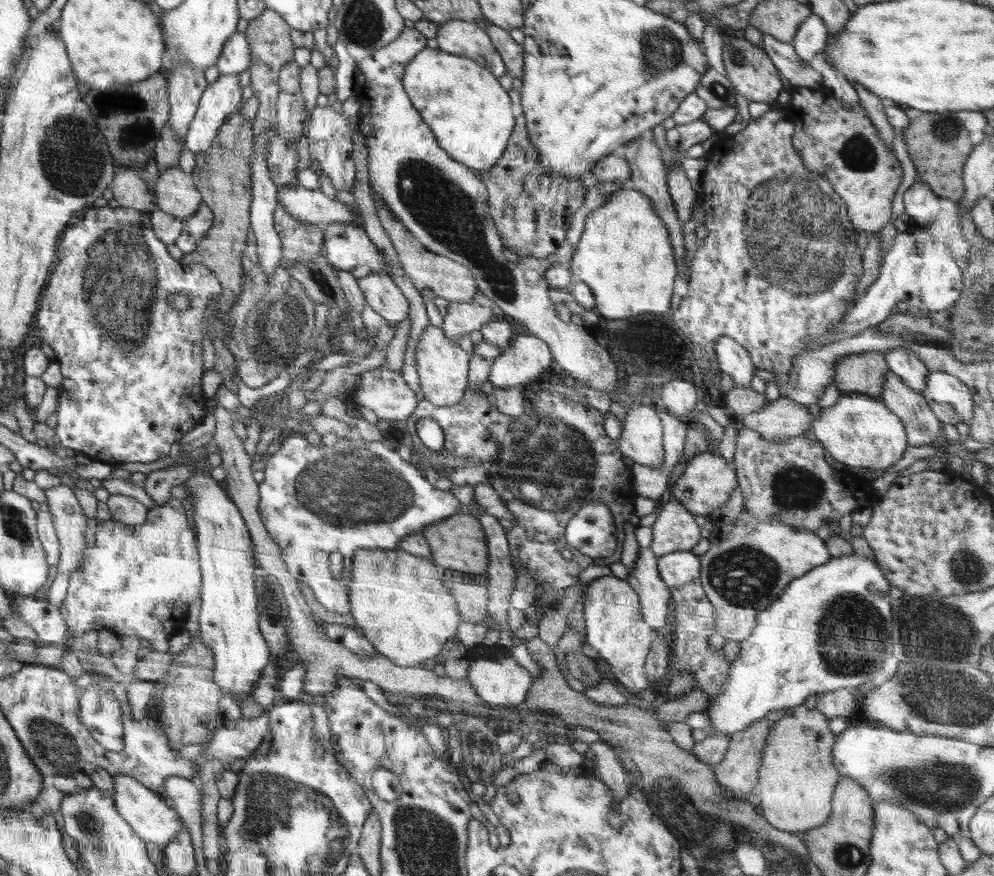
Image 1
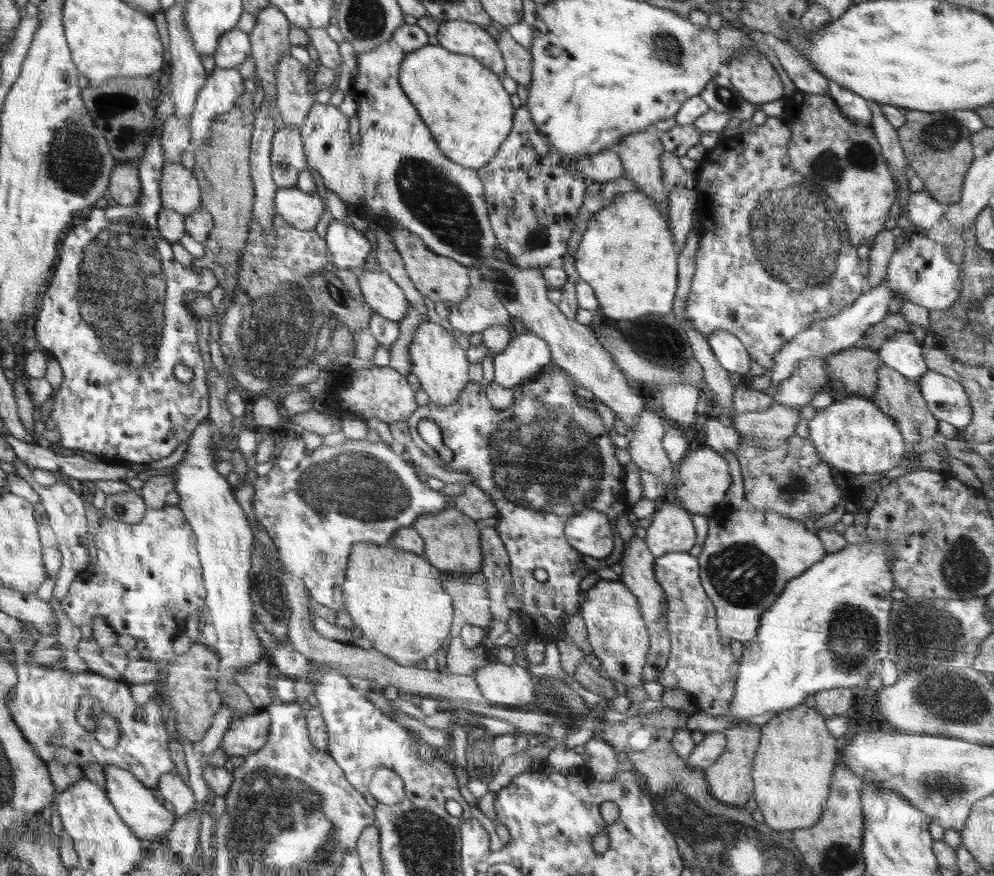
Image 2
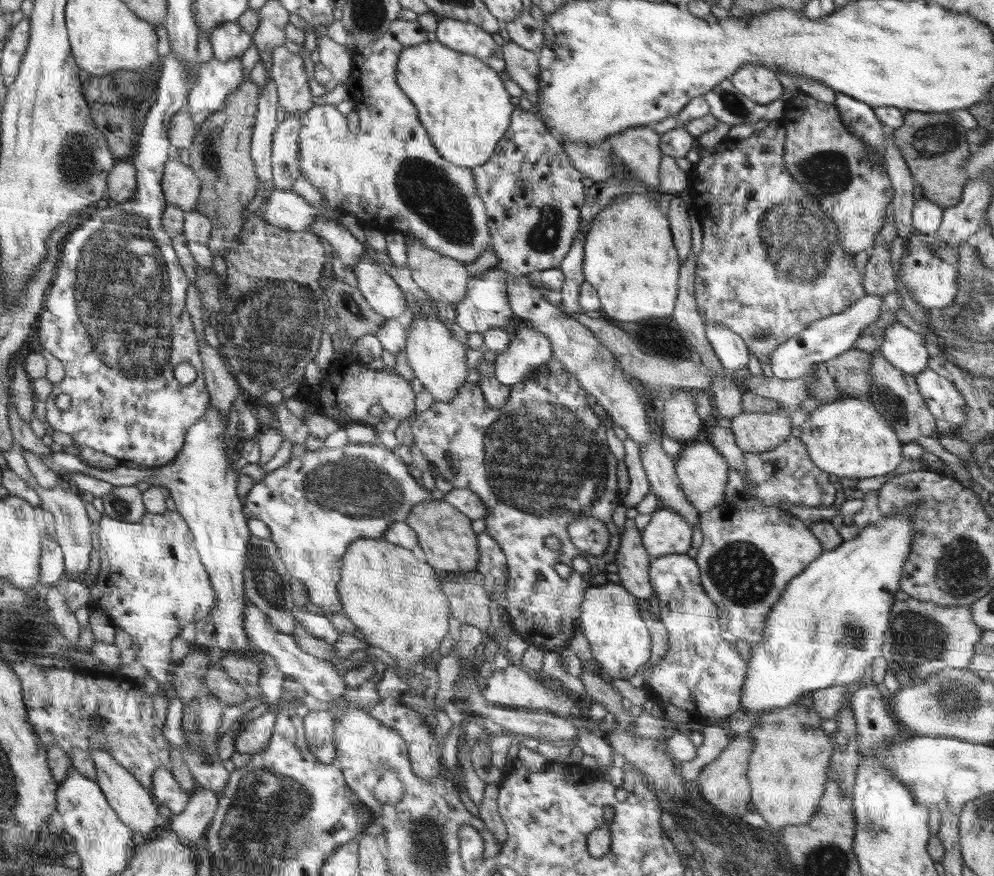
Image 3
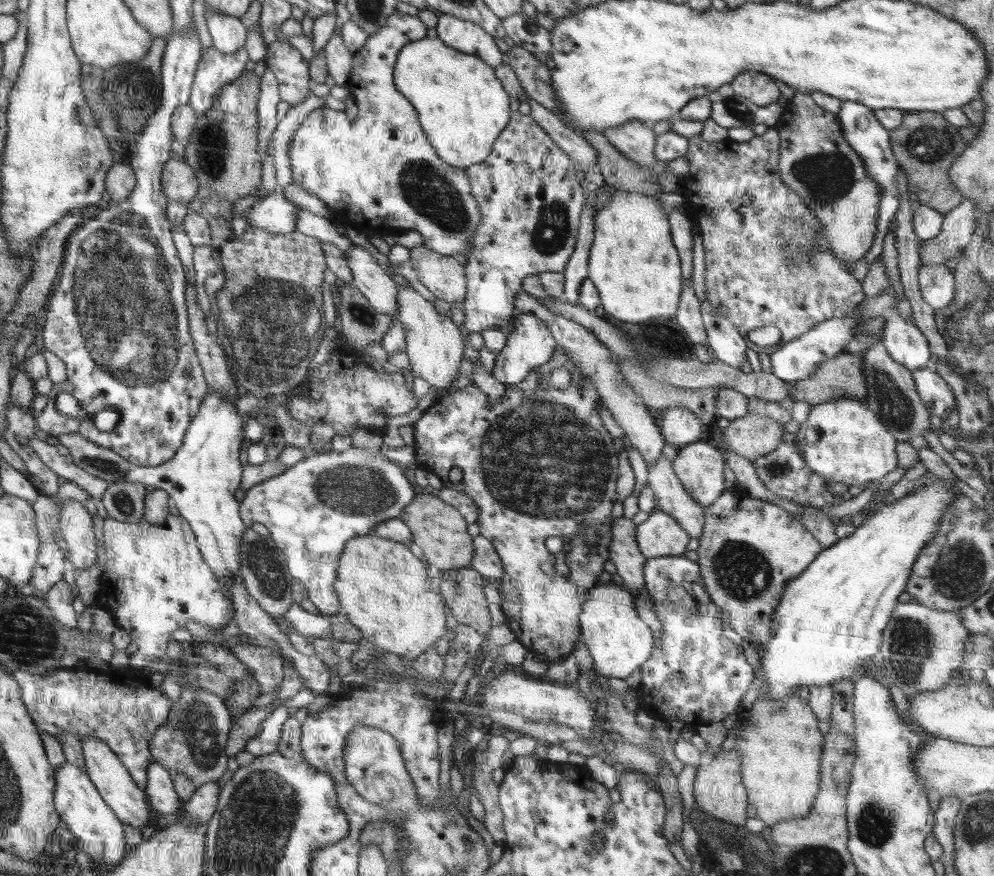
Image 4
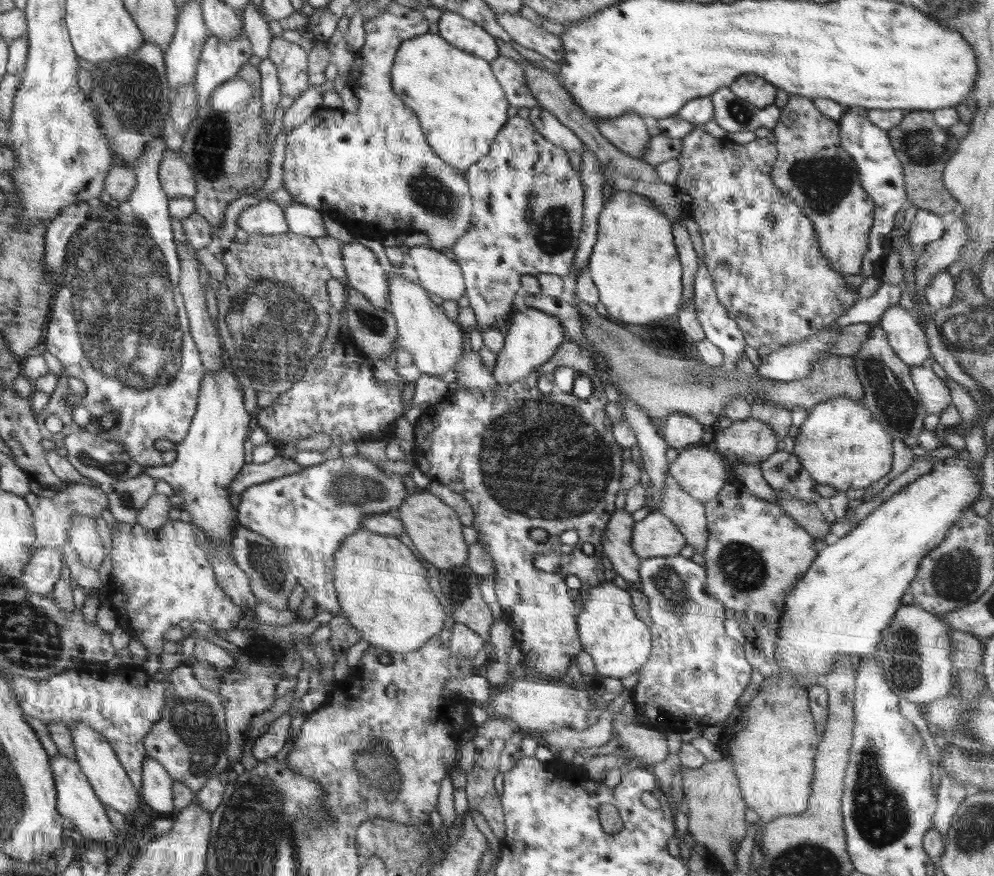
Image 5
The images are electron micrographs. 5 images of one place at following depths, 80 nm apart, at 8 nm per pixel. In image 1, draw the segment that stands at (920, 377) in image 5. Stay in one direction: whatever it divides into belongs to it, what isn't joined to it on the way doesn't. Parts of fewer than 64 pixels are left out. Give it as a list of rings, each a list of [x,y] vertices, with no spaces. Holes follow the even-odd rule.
[[[932,370],[926,377],[923,390],[930,410],[938,420],[954,424],[964,442],[969,437],[973,419],[973,398],[970,389],[959,379],[944,370]]]

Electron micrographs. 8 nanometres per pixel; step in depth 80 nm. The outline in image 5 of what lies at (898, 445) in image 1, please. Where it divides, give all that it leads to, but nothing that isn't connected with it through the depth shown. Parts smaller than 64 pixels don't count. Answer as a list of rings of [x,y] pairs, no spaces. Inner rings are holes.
[[[836,398],[821,402],[808,412],[806,420],[799,429],[800,433],[794,440],[793,455],[799,458],[800,464],[803,464],[817,484],[834,486],[840,492],[846,492],[848,488],[864,490],[890,472],[894,438],[883,429],[861,401]]]

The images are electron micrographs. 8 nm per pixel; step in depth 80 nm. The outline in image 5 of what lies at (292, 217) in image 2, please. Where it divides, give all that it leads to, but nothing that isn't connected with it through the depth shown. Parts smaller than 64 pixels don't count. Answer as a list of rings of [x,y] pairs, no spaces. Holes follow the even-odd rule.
[[[271,200],[261,201],[241,212],[238,226],[248,235],[283,234],[288,232],[283,208]]]

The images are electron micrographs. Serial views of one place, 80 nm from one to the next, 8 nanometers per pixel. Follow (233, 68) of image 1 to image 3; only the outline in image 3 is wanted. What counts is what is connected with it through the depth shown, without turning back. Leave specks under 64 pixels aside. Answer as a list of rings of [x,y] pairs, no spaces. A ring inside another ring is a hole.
[[[225,22],[211,30],[209,38],[213,48],[213,55],[221,61],[241,57],[244,51],[252,44],[251,34],[244,32],[242,27],[234,22]]]

